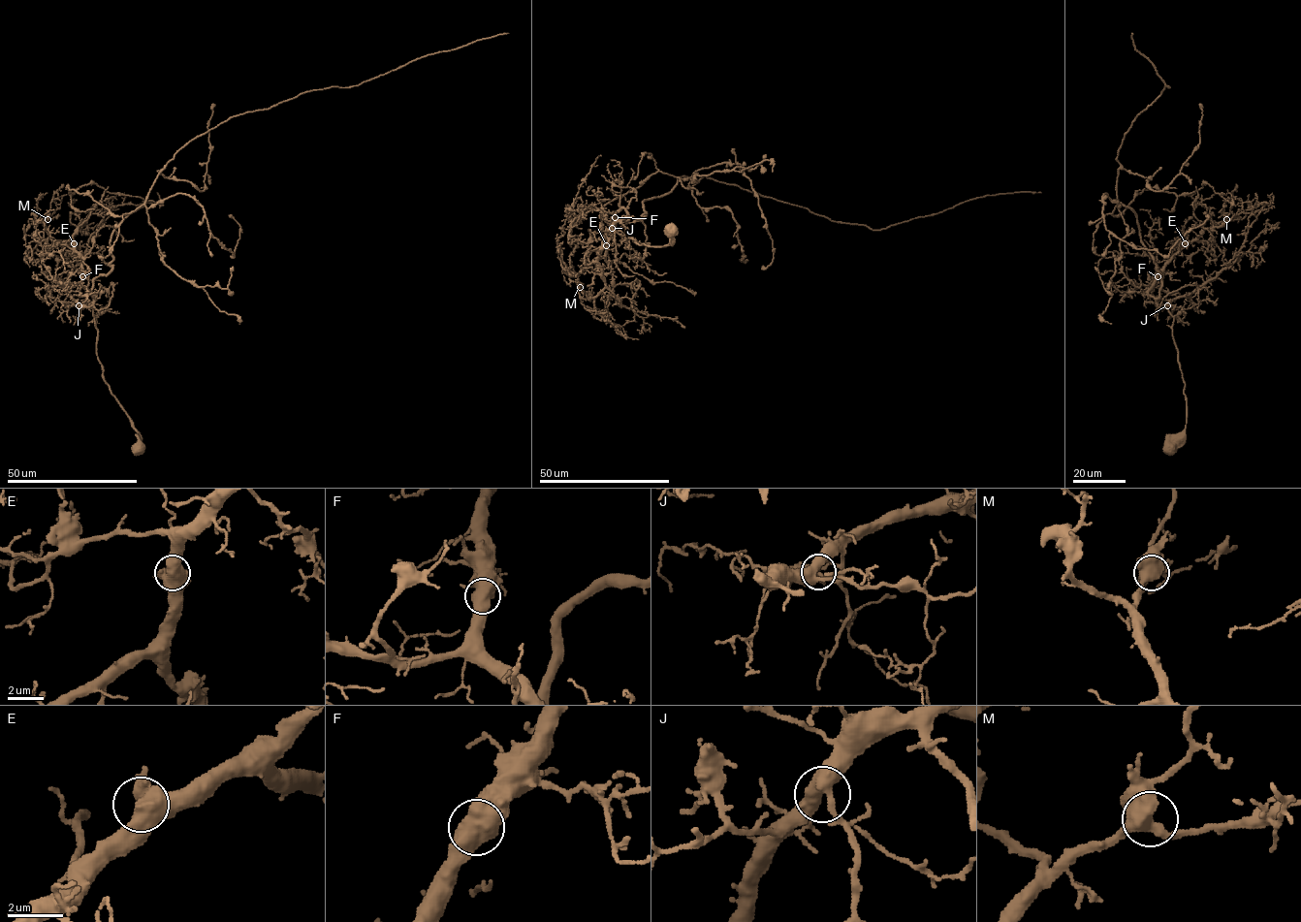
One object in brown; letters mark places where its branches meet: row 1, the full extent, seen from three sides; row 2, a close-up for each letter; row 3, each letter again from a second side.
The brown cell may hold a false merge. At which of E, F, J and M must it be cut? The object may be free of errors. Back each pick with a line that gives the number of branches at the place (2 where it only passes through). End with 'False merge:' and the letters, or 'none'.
False merge: none

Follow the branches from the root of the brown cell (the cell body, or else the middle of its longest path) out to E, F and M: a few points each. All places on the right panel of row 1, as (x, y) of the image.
E: (1171, 451), (1186, 427), (1185, 382), (1172, 333), (1173, 316), (1157, 303), (1148, 289), (1185, 243)
F: (1171, 451), (1175, 449), (1175, 438), (1186, 427), (1186, 396), (1172, 333), (1173, 316), (1148, 294), (1158, 277)
M: (1171, 451), (1186, 427), (1185, 382), (1173, 316), (1148, 289), (1183, 248), (1206, 241), (1226, 219)

